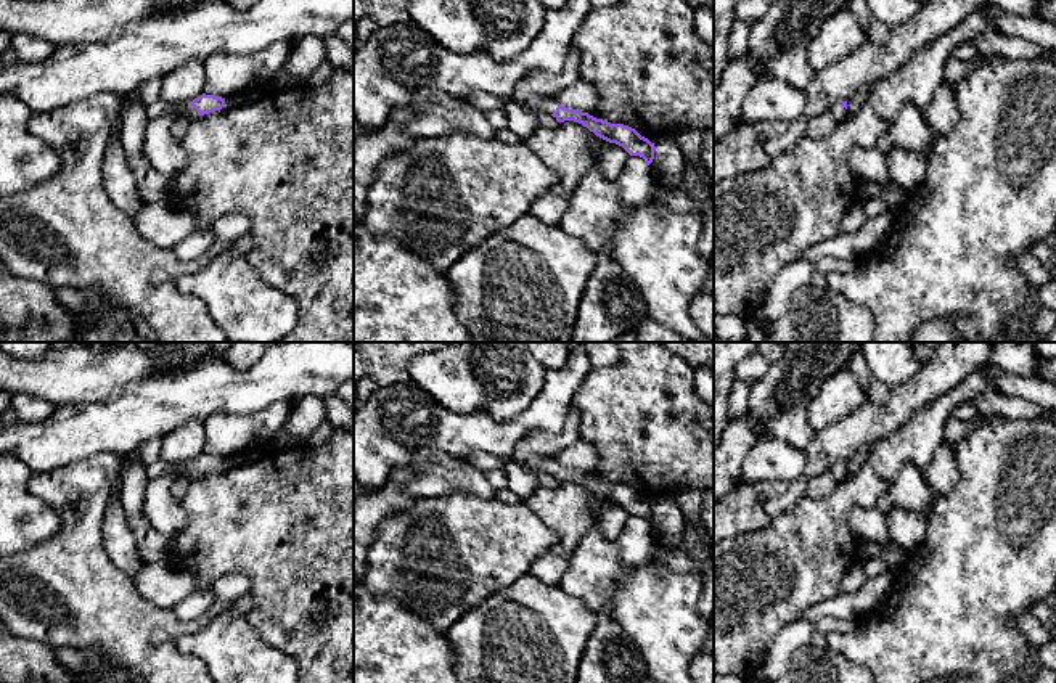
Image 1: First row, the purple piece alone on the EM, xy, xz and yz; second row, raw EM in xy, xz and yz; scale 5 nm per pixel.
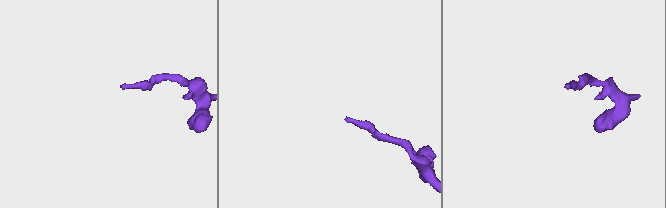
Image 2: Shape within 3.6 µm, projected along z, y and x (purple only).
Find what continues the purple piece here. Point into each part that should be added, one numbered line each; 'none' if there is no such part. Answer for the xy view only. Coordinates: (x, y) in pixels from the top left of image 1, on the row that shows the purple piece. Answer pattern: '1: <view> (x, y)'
1: xy (167, 156)

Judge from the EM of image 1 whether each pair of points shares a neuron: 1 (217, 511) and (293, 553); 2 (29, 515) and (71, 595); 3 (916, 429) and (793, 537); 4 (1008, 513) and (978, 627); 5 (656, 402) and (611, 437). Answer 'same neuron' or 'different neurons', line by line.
1: same neuron
2: different neurons
3: same neuron
4: same neuron
5: same neuron

